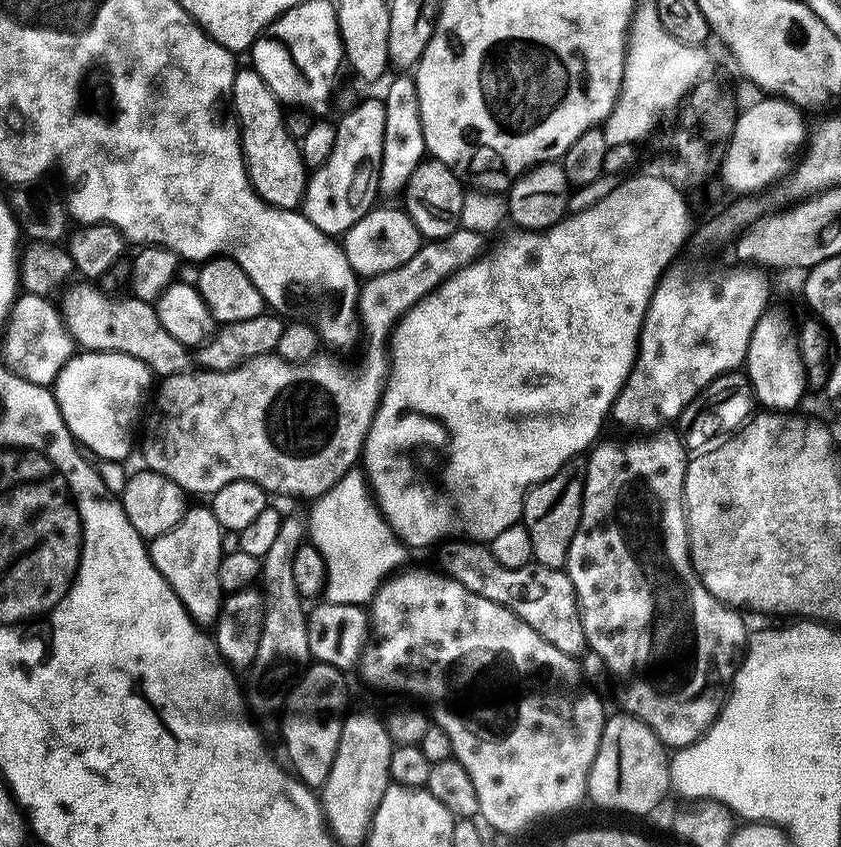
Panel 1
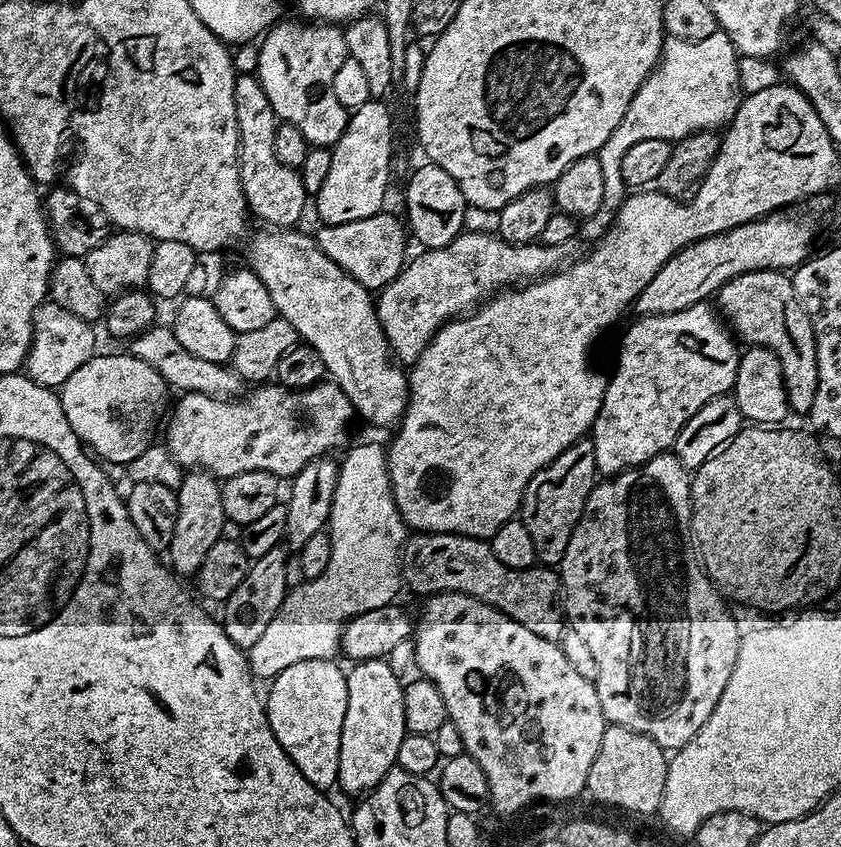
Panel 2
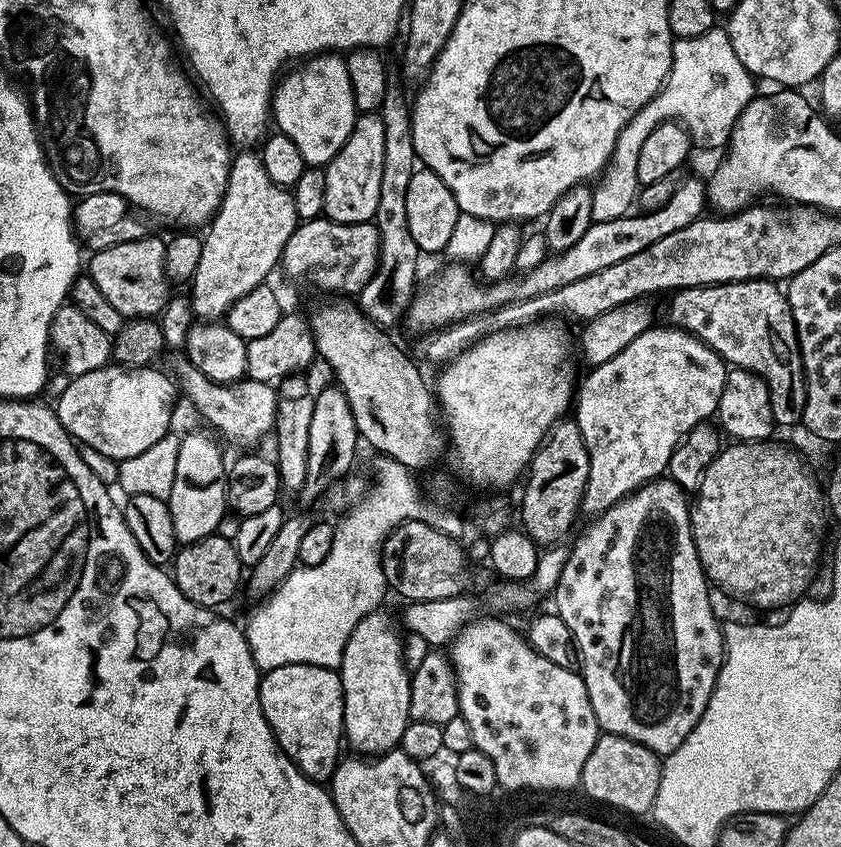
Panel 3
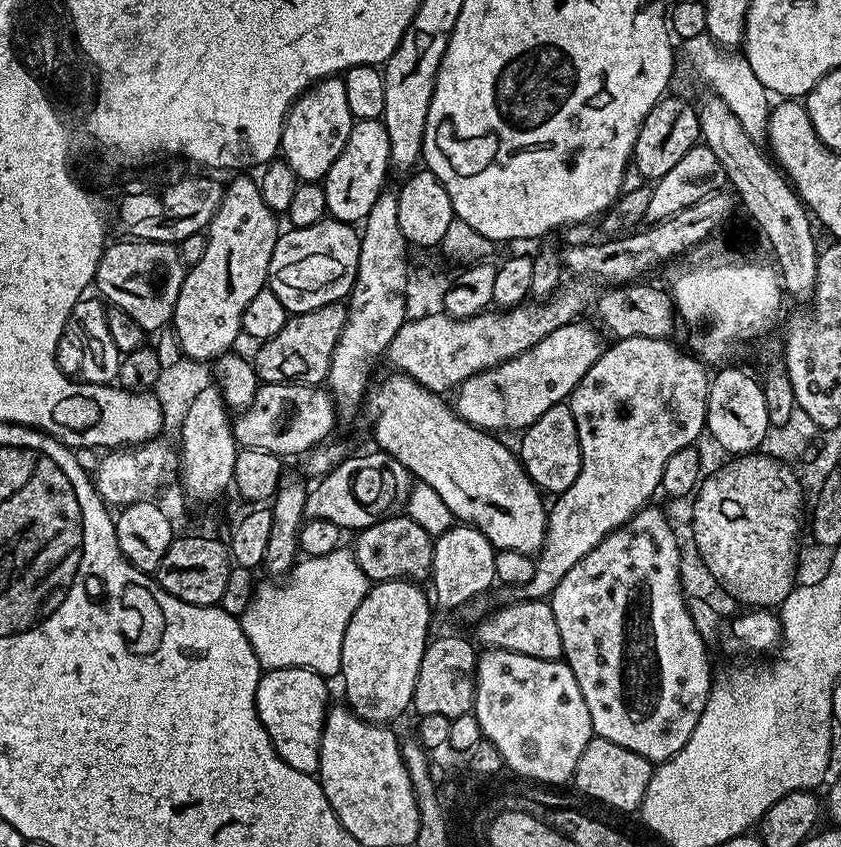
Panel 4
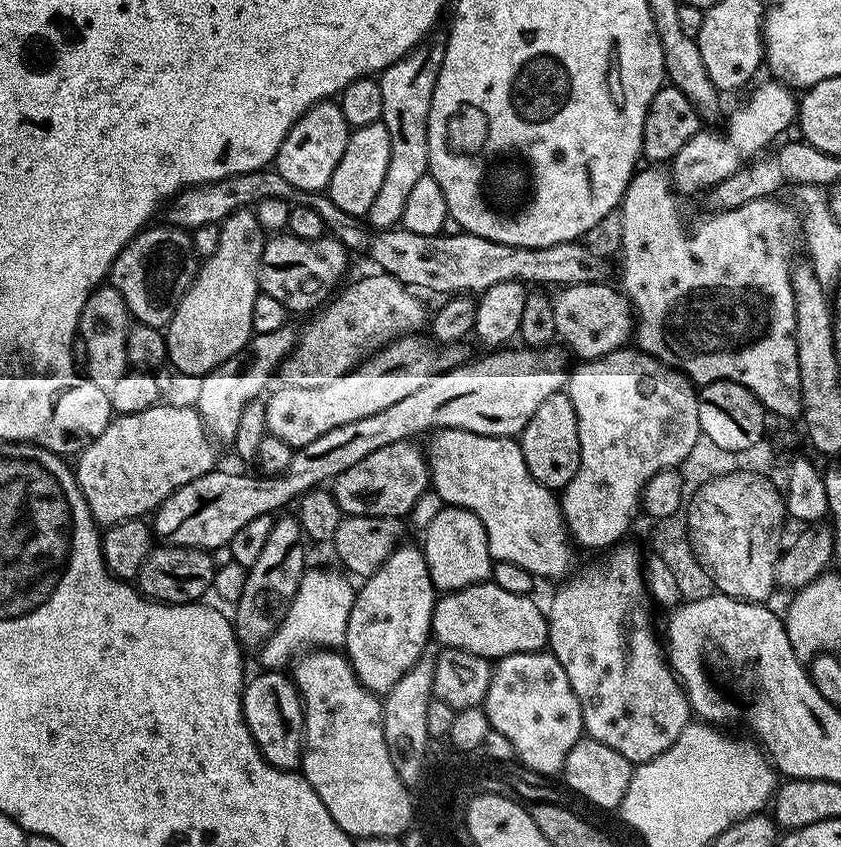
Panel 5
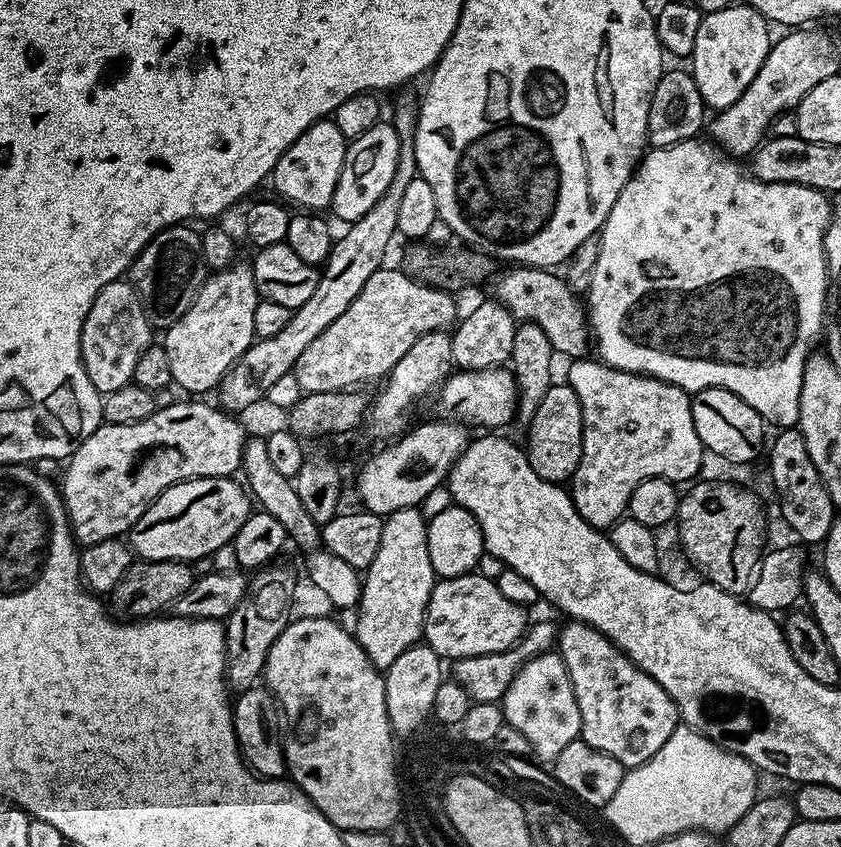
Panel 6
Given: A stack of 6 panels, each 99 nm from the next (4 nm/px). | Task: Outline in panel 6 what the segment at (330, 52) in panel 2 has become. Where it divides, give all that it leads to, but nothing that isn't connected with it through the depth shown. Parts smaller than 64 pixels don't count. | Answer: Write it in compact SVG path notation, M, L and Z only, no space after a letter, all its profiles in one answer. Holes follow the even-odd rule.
M335 119L319 120L310 130L306 130L278 158L270 177L270 184L276 187L275 195L289 205L297 204L300 210L324 210L331 205L338 178L346 158L349 141L338 130ZM289 200L289 201L288 201ZM292 203L292 204L291 204Z

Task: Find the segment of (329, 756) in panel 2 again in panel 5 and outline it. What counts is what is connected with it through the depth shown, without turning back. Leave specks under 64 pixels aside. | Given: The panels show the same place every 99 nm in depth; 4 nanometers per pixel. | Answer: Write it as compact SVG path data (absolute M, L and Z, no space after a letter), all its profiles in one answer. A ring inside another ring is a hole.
M264 670L244 686L244 721L269 764L285 770L300 768L304 751L304 702L296 681L280 670Z

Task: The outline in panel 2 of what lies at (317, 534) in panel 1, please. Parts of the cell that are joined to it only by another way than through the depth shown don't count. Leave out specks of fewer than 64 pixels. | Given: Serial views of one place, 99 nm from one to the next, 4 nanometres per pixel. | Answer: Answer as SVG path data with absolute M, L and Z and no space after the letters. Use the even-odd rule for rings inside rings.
M354 444L343 453L344 461L340 460L338 464L337 486L326 525L332 538L330 566L326 566L317 580L307 581L303 585L304 589L293 587L273 621L266 626L262 638L247 649L248 666L257 681L271 681L282 670L292 668L294 662L332 660L340 646L340 630L348 621L361 616L366 610L386 606L397 599L396 584L388 579L391 578L392 571L397 571L406 539L406 525L392 497L388 458L385 449L376 444Z

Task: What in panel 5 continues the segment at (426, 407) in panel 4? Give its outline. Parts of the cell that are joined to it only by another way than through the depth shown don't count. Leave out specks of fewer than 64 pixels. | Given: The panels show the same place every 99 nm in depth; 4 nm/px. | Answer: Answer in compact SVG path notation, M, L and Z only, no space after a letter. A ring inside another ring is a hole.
M457 428L435 429L427 439L426 457L431 487L445 505L473 511L482 520L493 561L514 562L514 566L522 566L522 570L531 576L563 581L572 568L574 544L564 525L557 493L532 477L526 466L526 458L522 458L519 443L506 436L474 434L470 430Z

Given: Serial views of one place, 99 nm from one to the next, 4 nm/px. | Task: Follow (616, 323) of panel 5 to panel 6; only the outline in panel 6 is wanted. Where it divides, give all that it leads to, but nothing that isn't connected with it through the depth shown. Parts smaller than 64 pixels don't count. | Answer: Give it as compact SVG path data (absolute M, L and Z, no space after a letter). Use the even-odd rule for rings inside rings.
M508 266L505 269L500 277L497 275L491 281L494 300L505 307L515 321L537 324L542 334L550 338L553 353L572 356L568 358L587 357L590 352L588 313L581 297L573 292L567 279L560 277L559 280L555 276L557 273L547 268Z

